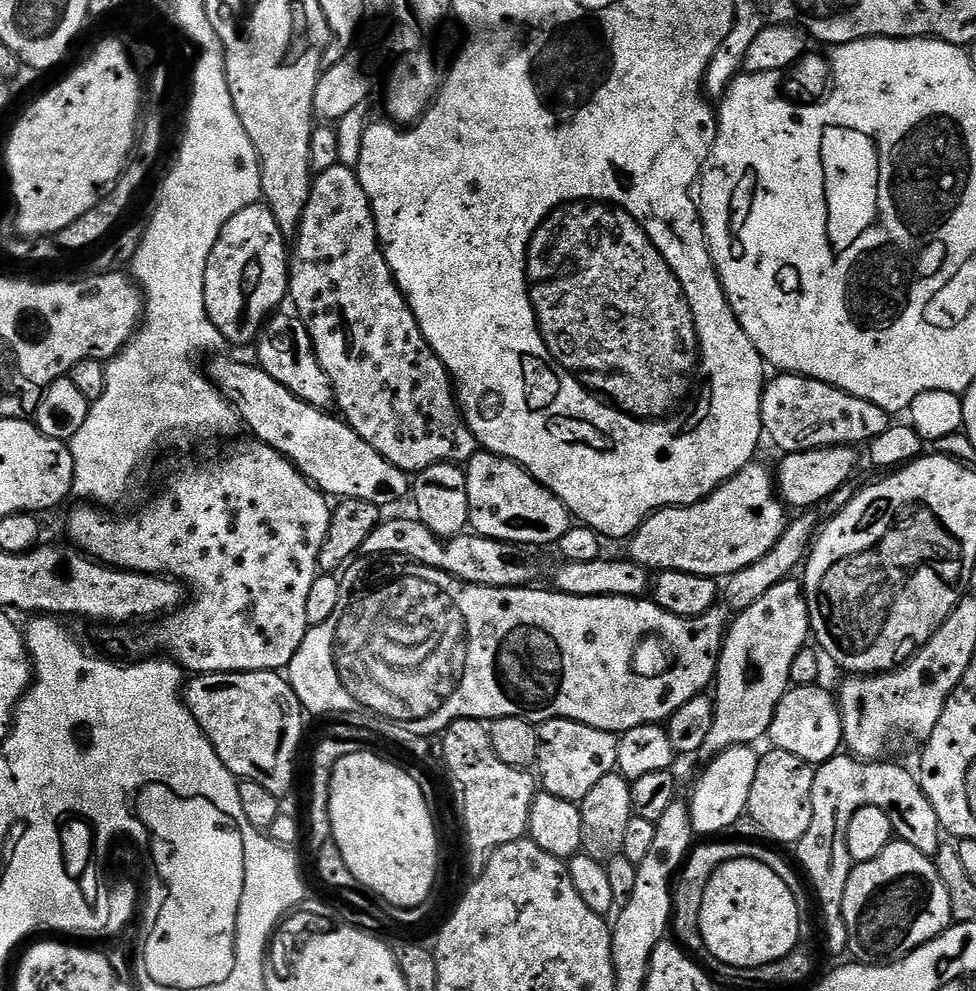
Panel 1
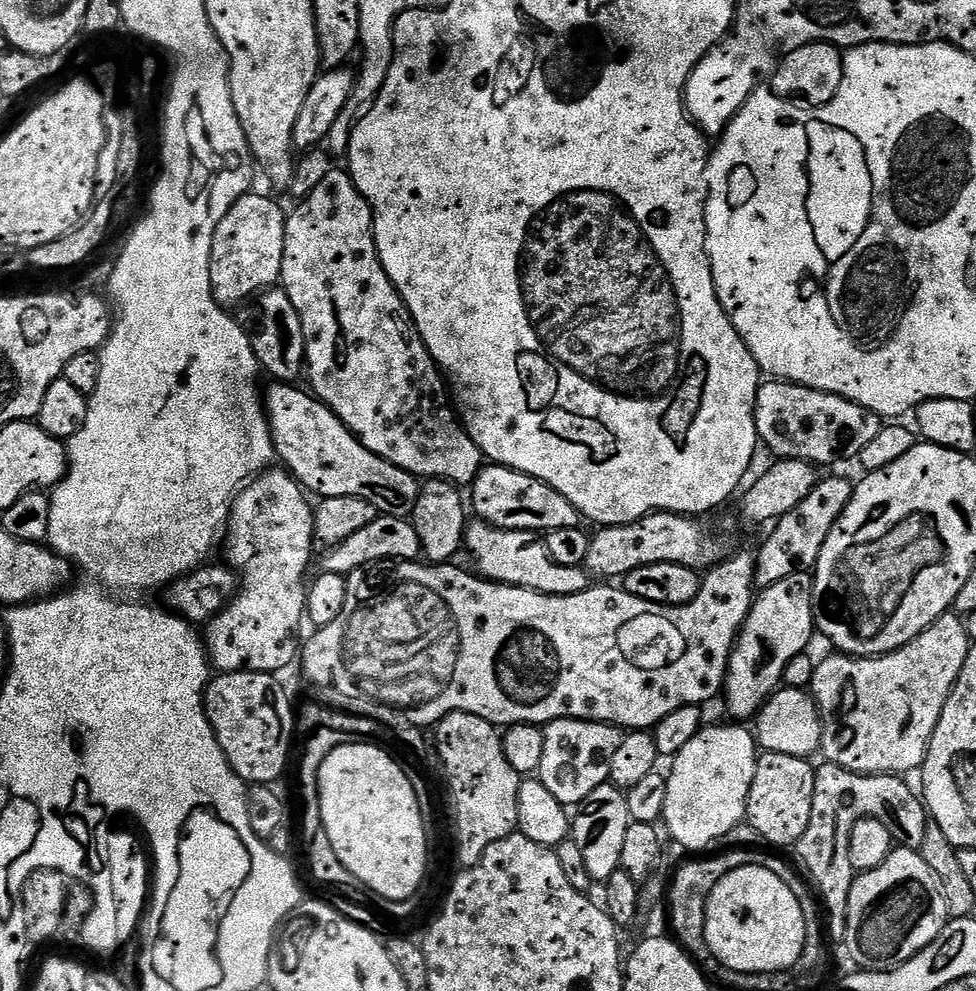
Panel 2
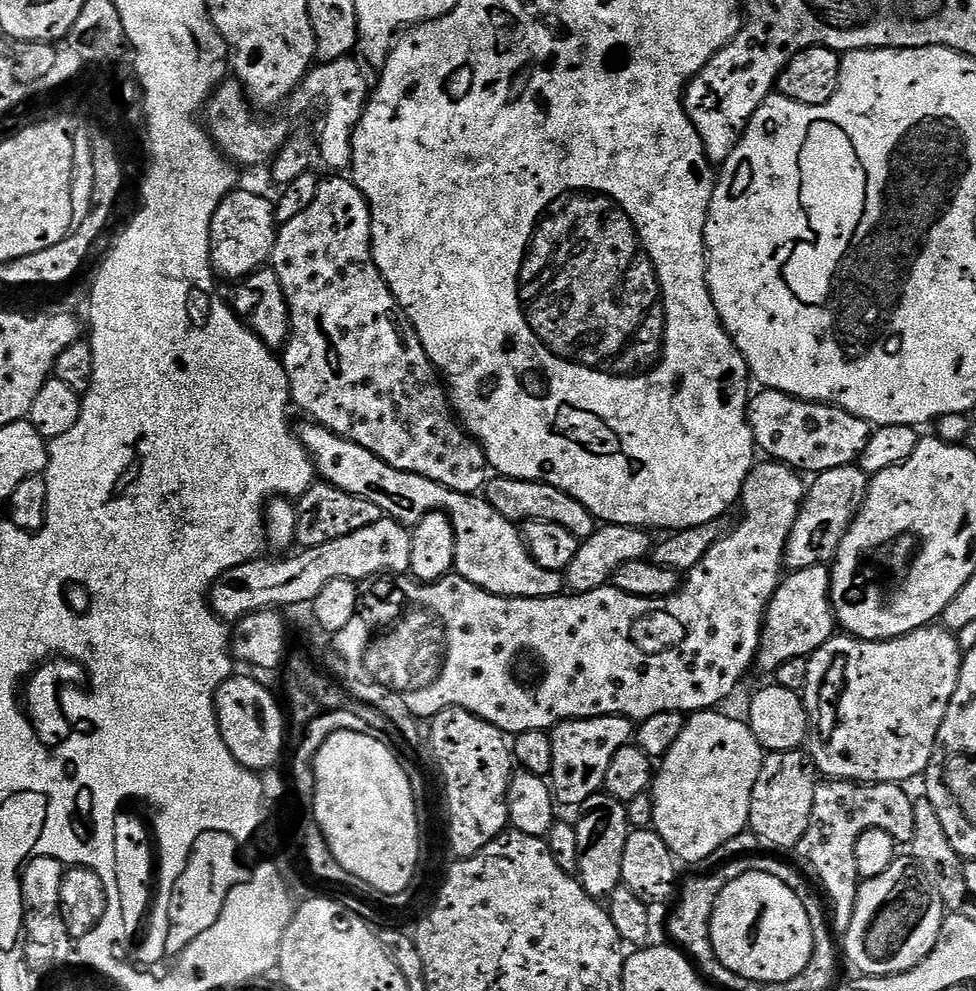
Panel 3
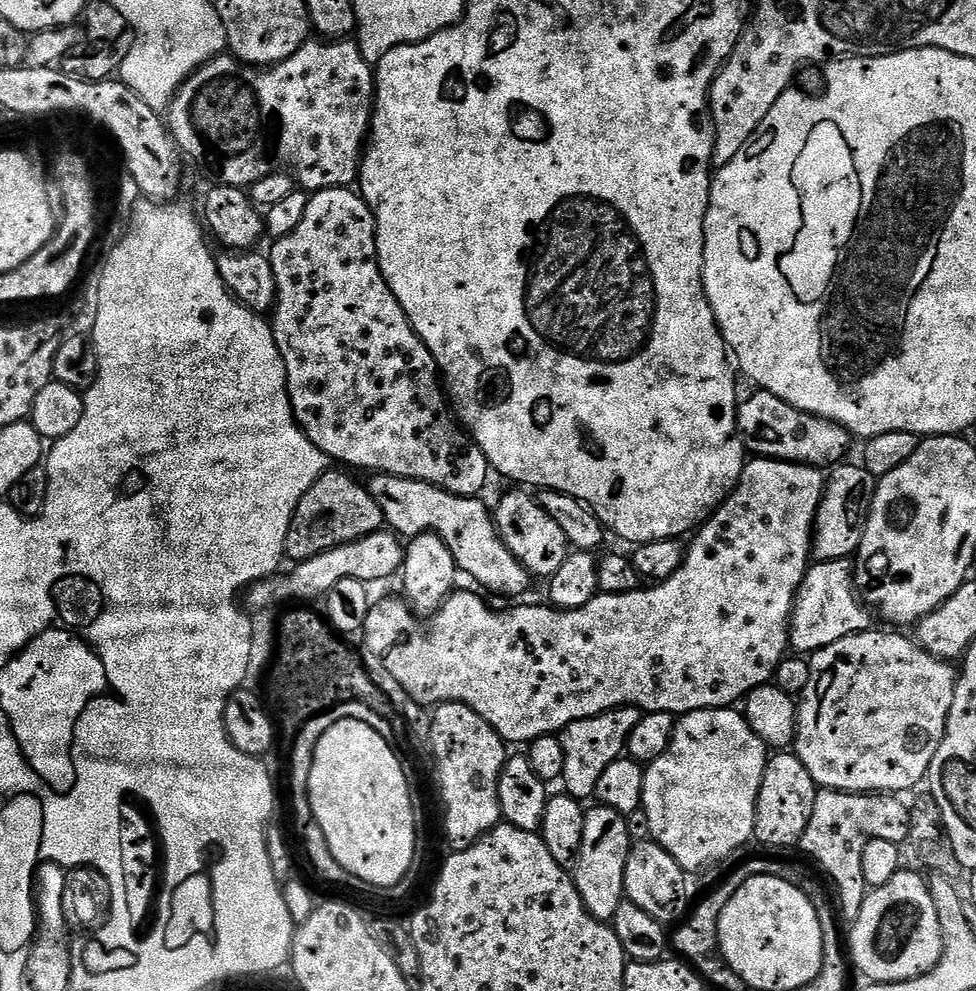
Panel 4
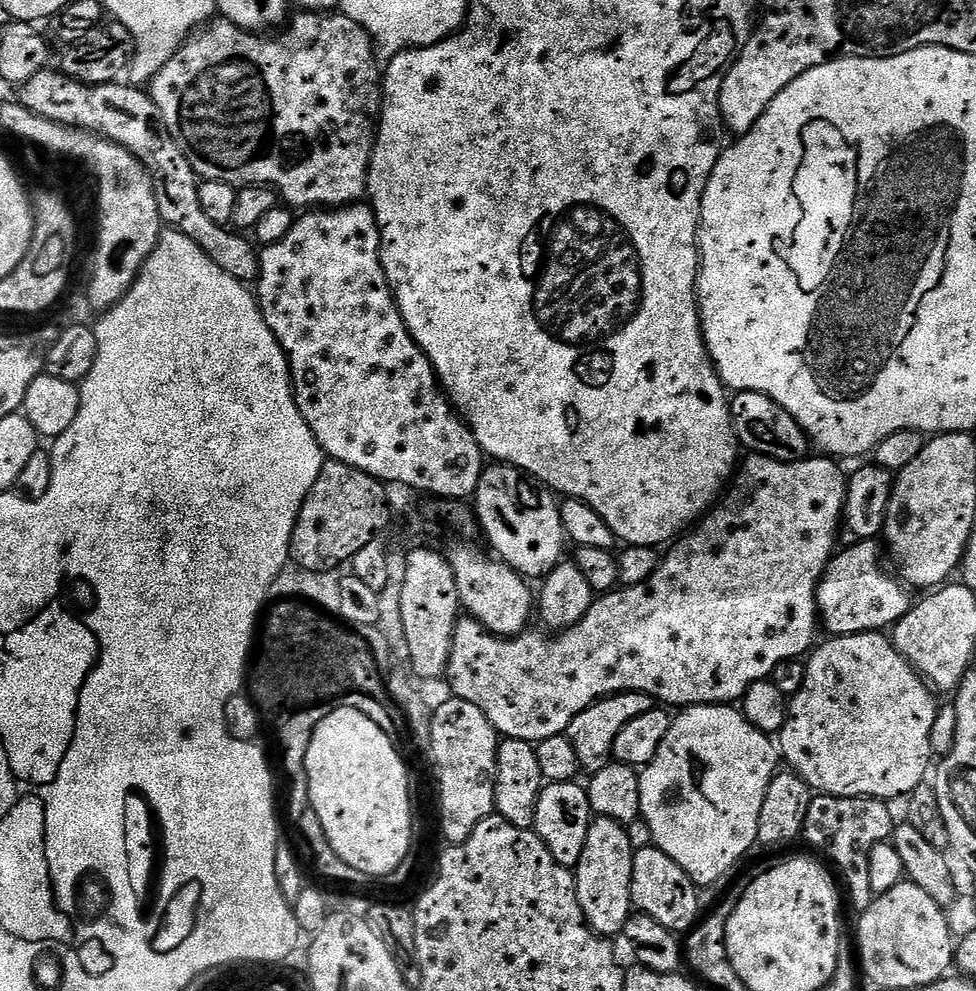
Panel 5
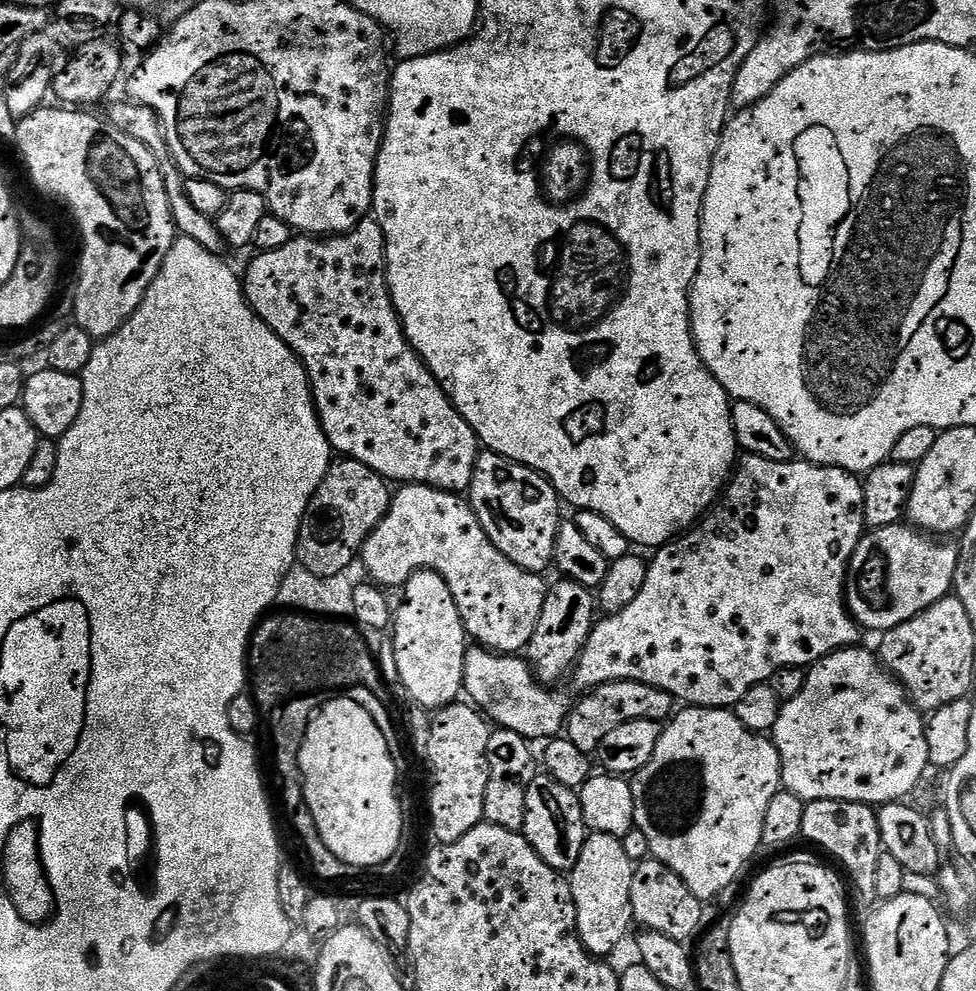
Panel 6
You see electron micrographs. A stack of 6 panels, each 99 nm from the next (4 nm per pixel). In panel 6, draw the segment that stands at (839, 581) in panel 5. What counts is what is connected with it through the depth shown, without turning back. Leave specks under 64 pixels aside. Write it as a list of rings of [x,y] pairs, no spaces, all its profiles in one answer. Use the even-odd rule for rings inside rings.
[[[904,522],[865,534],[848,564],[848,582],[844,585],[848,613],[861,629],[873,628],[876,634],[883,634],[949,595],[960,553],[955,543],[948,543],[952,542],[921,534]]]

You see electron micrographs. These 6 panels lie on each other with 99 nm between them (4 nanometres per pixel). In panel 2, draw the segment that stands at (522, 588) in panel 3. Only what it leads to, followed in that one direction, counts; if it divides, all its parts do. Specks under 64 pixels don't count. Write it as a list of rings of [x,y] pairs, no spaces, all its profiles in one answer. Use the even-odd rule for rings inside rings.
[[[272,382],[263,393],[264,410],[268,413],[268,425],[272,431],[272,441],[276,447],[276,455],[281,464],[309,493],[317,497],[326,496],[357,496],[370,506],[374,506],[377,513],[385,516],[411,517],[416,499],[420,493],[421,481],[406,470],[394,466],[389,460],[384,460],[374,454],[363,442],[357,438],[342,421],[330,411],[325,404],[320,403],[315,396],[304,392],[292,382]],[[476,518],[467,525],[464,533],[464,548],[466,556],[472,559],[471,567],[483,579],[493,584],[509,584],[515,588],[529,588],[535,592],[540,592],[543,596],[573,596],[582,594],[590,586],[590,576],[583,567],[558,566],[548,553],[548,545],[537,533],[519,532],[518,530],[506,530],[505,528],[493,528],[485,520]]]

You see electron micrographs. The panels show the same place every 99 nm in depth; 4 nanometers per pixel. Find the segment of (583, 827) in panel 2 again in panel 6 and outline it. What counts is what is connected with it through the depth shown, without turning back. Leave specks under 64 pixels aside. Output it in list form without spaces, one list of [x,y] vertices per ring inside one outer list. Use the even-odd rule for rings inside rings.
[[[597,832],[585,835],[582,854],[578,854],[578,862],[570,873],[570,883],[576,907],[576,932],[584,949],[597,958],[608,958],[623,942],[628,927],[633,927],[630,882],[634,882],[635,869],[621,837]]]

